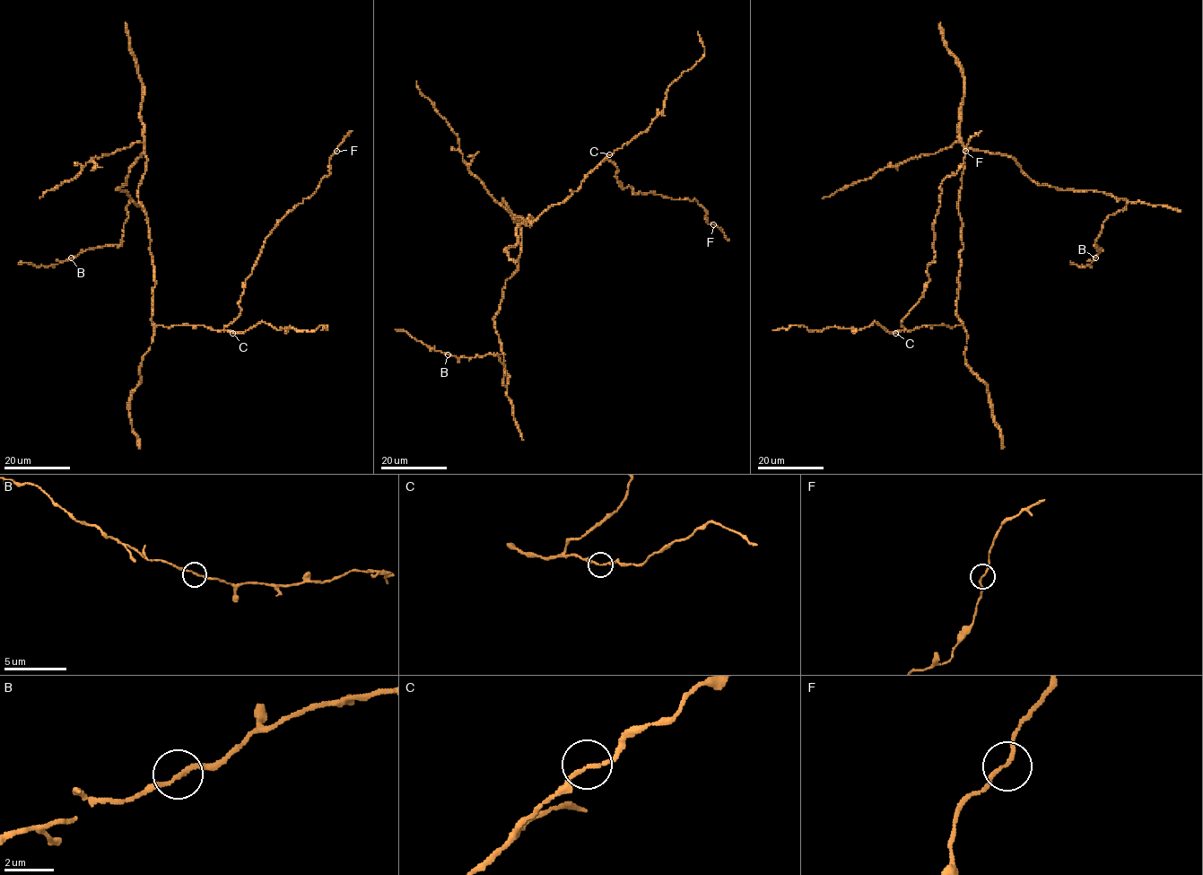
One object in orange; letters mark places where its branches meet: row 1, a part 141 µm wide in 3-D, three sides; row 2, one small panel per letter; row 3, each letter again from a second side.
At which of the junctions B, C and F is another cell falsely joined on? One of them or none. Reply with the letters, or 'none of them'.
none of them

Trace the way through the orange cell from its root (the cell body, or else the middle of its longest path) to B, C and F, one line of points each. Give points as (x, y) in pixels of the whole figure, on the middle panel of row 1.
B: (527, 221), (515, 219), (523, 223), (518, 268), (506, 281), (493, 319), (508, 386), (498, 354), (448, 354)
C: (527, 221), (531, 219), (528, 215), (528, 221), (534, 221), (552, 205), (562, 203), (609, 154)
F: (527, 221), (562, 203), (611, 161), (623, 188), (695, 199), (714, 224)

